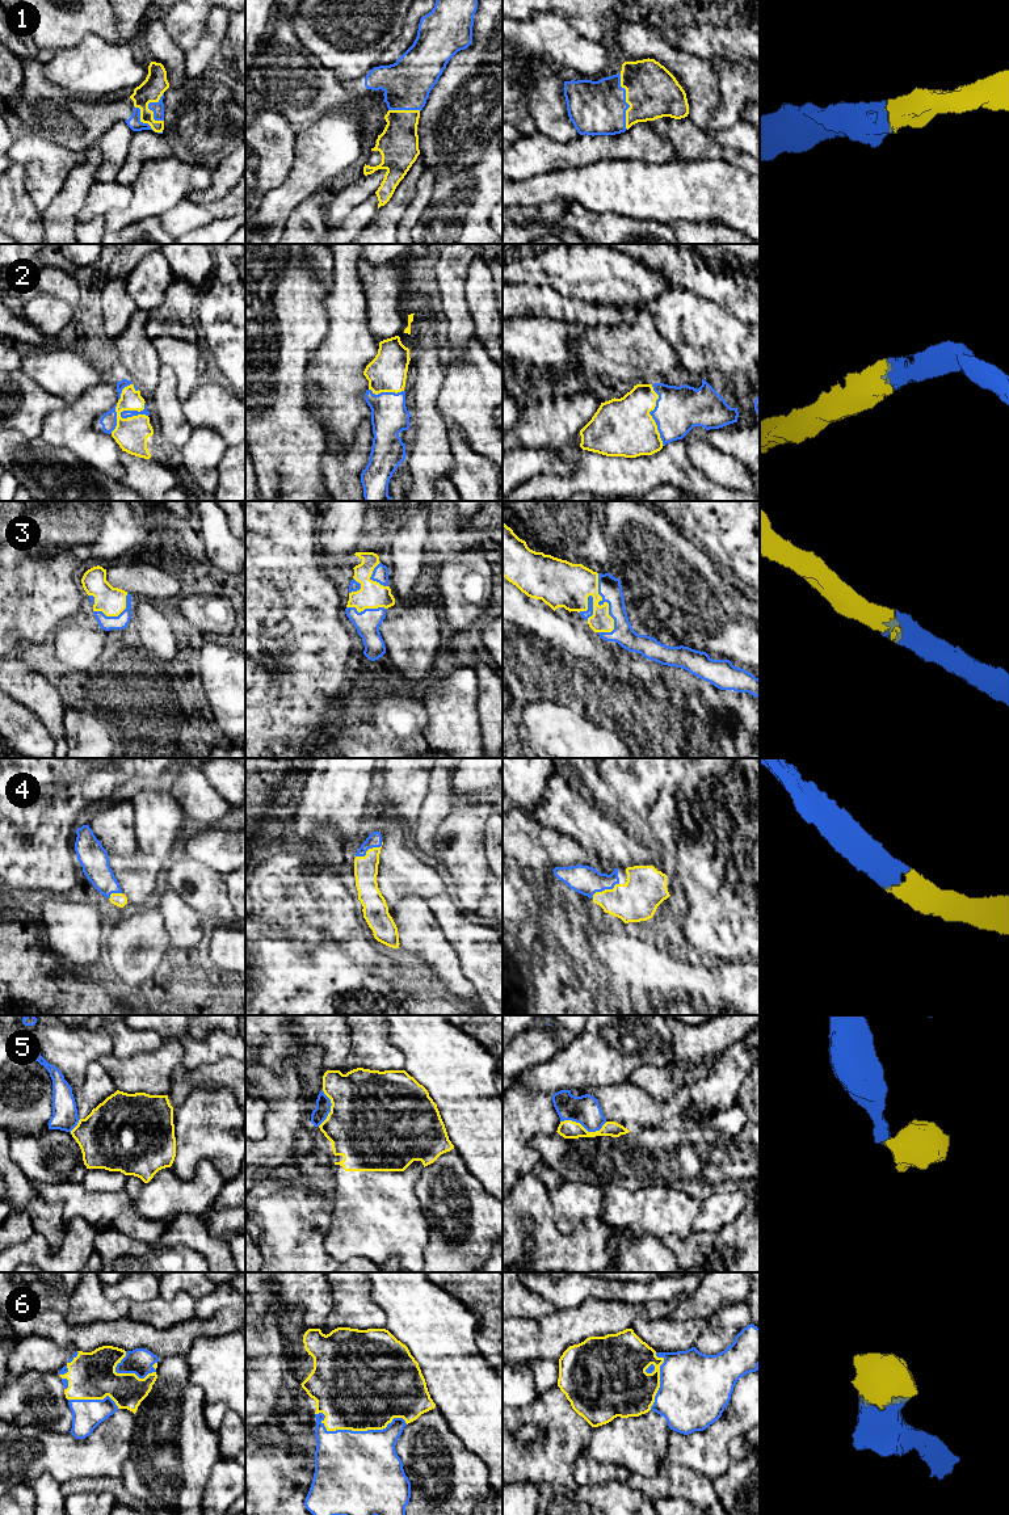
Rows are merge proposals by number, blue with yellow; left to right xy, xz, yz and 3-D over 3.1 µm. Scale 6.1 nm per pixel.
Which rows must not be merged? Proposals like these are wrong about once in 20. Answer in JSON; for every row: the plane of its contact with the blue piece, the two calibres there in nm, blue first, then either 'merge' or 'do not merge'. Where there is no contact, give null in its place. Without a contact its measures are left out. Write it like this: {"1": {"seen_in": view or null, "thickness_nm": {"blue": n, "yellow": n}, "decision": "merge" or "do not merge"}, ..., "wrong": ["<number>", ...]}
{"1": {"seen_in": "yz", "thickness_nm": {"blue": 340, "yellow": 320}, "decision": "merge"}, "2": {"seen_in": "yz", "thickness_nm": {"blue": 280, "yellow": 360}, "decision": "merge"}, "3": {"seen_in": "yz", "thickness_nm": {"blue": 140, "yellow": 260}, "decision": "merge"}, "4": {"seen_in": "yz", "thickness_nm": {"blue": 180, "yellow": 260}, "decision": "merge"}, "5": {"seen_in": "yz", "thickness_nm": {"blue": 180, "yellow": 110}, "decision": "merge"}, "6": {"seen_in": "xz", "thickness_nm": {"blue": 500, "yellow": 480}, "decision": "merge"}, "wrong": []}

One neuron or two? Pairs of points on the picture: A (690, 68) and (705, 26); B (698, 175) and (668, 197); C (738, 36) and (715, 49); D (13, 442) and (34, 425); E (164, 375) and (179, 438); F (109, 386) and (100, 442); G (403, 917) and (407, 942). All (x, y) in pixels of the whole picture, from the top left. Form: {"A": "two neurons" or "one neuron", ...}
{"A": "two neurons", "B": "one neuron", "C": "one neuron", "D": "two neurons", "E": "one neuron", "F": "one neuron", "G": "one neuron"}

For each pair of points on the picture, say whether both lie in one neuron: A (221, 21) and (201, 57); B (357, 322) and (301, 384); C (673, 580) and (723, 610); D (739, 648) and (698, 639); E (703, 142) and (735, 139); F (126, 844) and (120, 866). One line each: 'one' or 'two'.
A: one
B: two
C: one
D: one
E: two
F: two

